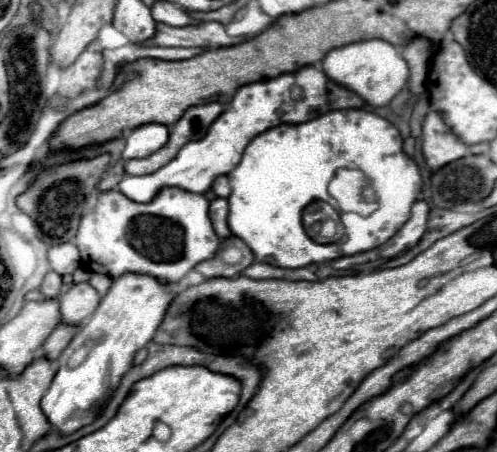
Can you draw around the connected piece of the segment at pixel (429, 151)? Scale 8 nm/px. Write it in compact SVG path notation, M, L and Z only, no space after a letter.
M437 111L427 113L423 121L423 155L431 171L465 157L467 149Z

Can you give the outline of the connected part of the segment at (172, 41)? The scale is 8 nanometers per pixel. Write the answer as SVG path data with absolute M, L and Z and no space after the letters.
M157 23L155 35L143 45L155 47L203 47L203 49L217 49L241 43L249 37L229 37L221 23L199 23L199 25L185 25L185 27L171 27L165 23Z

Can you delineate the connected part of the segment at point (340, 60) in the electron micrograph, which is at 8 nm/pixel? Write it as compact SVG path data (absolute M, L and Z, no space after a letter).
M381 39L355 41L345 47L337 47L327 53L321 63L321 69L337 83L343 83L347 89L359 93L373 107L387 105L409 81L409 67L399 47Z

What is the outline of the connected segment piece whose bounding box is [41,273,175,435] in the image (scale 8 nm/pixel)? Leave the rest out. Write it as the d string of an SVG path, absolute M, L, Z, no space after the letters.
M127 273L111 279L111 287L97 311L57 359L57 375L41 399L41 409L51 425L69 435L99 415L111 391L115 391L121 377L129 371L133 355L153 339L173 297L175 293L167 293L167 283L145 273Z

